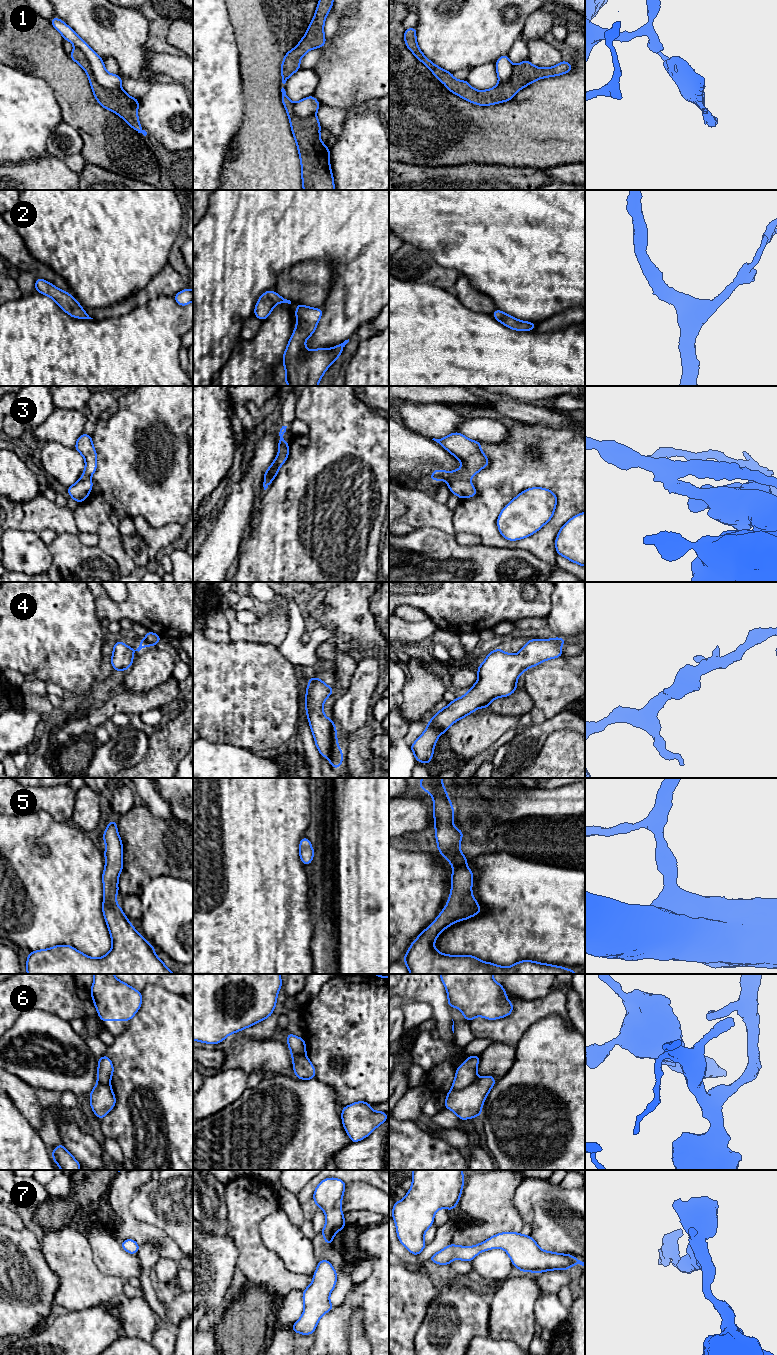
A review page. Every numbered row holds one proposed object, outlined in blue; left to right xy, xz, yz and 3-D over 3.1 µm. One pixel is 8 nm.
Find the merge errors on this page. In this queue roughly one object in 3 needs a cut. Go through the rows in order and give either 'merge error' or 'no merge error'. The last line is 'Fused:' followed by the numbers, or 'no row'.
1: merge error
2: no merge error
3: merge error
4: no merge error
5: no merge error
6: merge error
7: no merge error
Fused: 1, 3, 6

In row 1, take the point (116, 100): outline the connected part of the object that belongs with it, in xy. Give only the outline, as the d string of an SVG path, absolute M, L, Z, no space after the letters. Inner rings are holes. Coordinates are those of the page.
M75 47L69 57L85 70L97 102L103 108L120 116L138 133L146 136L147 132L141 128L138 120L139 99L129 96L121 87L107 89L100 86L94 77L88 59L80 49Z

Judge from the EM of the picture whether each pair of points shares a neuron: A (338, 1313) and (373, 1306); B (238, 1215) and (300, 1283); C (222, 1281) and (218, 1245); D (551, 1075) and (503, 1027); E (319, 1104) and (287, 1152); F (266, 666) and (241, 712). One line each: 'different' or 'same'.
A: same
B: same
C: same
D: different
E: same
F: same

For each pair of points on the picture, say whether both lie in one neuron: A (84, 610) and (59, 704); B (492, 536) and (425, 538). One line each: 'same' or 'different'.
A: different
B: different

